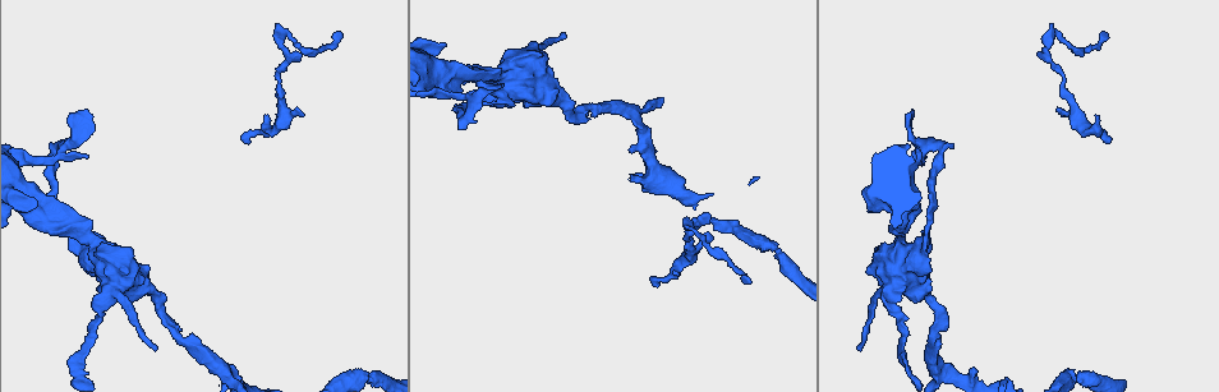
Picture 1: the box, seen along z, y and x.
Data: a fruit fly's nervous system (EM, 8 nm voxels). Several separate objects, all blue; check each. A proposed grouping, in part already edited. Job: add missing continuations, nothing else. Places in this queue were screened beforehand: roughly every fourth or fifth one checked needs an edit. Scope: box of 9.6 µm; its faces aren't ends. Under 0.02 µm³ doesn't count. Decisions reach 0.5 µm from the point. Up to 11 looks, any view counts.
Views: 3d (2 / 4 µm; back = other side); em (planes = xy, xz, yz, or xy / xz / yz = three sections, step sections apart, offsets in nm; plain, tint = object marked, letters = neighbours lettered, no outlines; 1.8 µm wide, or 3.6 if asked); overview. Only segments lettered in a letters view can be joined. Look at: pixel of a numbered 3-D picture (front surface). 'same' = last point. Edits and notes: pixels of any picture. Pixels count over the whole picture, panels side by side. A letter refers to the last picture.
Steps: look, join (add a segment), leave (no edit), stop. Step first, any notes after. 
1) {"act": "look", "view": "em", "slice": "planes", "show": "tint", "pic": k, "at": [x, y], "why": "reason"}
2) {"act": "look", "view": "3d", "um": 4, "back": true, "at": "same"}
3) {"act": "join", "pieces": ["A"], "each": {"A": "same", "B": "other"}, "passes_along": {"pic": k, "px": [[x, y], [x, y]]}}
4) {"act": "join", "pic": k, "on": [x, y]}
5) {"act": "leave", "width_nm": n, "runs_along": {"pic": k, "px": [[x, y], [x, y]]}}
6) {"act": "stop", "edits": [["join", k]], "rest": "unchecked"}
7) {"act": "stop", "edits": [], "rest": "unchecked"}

{"act": "look", "view": "em", "slice": "planes", "show": "letters", "pic": 1, "at": [657, 284]}

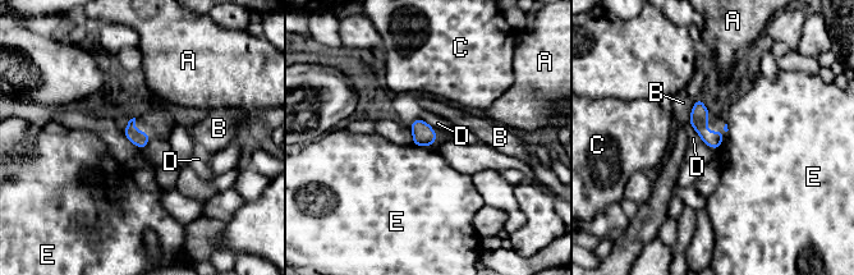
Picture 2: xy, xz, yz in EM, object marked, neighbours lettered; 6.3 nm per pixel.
{"act": "leave", "longest_contact_nm": ["B", 180], "each": {"A": "other", "B": "other", "C": "other", "D": "other", "E": "other"}, "runs_along": {"pic": 2, "px": [[698, 102], [699, 128], [716, 145]]}, "found": "none of them fits"}

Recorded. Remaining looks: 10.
{"act": "look", "view": "em", "slice": "planes", "show": "letters", "pic": 1, "at": [713, 237], "why": "branch stops here"}

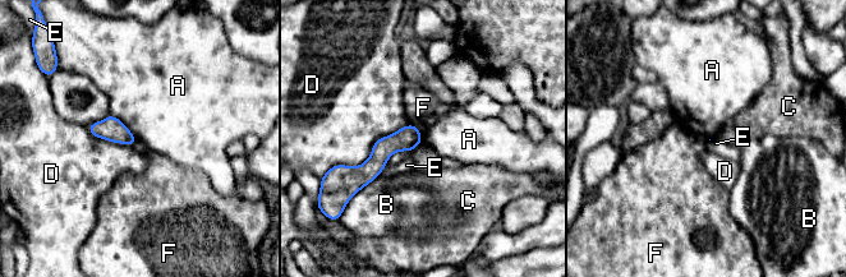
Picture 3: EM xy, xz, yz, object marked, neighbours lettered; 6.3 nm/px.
{"act": "leave", "each": {"A": "other", "B": "other", "C": "other", "D": "other", "E": "other", "F": "other"}, "border": {"pic": 3, "px": [[111, 114], [138, 139]]}, "found": "no lettered segment goes on from it"}

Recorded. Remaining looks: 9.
{"act": "look", "view": "em", "slice": "yz", "step": 8, "show": "letters", "pic": 1, "at": [227, 375], "why": "a fork"}

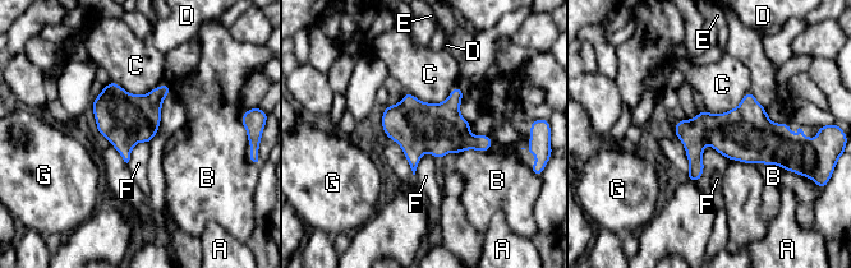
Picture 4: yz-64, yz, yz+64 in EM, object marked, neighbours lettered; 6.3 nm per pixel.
{"act": "leave", "each": {"A": "other", "B": "other", "C": "other", "D": "other", "E": "other", "F": "other", "G": "other"}, "border": {"pic": 4, "px": [[429, 152], [422, 155], [414, 174]]}, "found": "none of them fits"}

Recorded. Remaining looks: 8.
{"act": "look", "view": "em", "um": 3.6, "slice": "yz", "step": 8, "show": "plain", "pic": 1, "at": [510, 75], "why": "thick turns thin"}

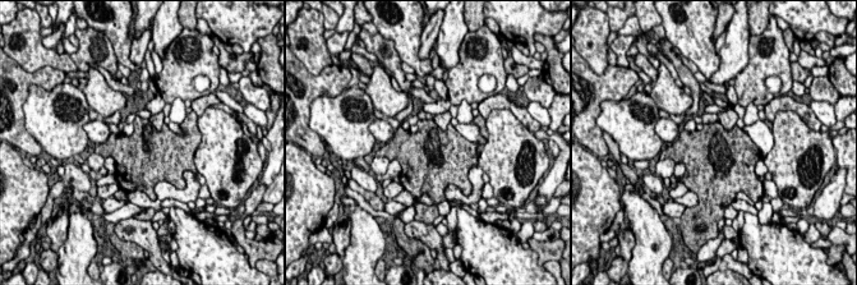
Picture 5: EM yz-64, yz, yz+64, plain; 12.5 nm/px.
{"act": "look", "view": "em", "um": 3.6, "slice": "yz", "step": 8, "show": "letters", "at": "same", "why": "see the neighbours"}

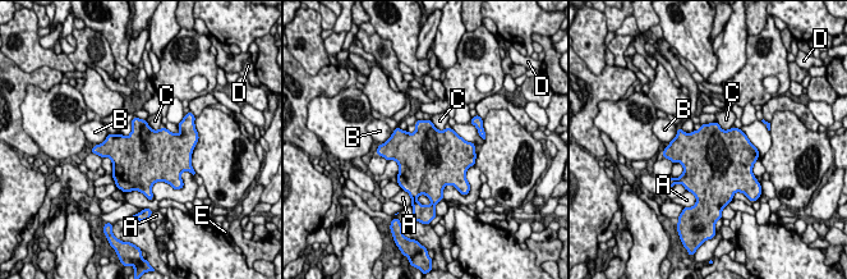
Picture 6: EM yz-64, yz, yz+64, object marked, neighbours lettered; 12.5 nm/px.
{"act": "leave", "each": {"A": "other", "B": "other", "C": "other", "D": "other", "E": "other"}, "border": {"pic": 6, "px": [[431, 119], [438, 129], [445, 129]]}, "found": "none of them fits"}

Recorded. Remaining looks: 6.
{"act": "look", "view": "em", "um": 3.6, "slice": "planes", "show": "tint", "pic": 1, "at": [370, 380], "why": "a narrow waist"}

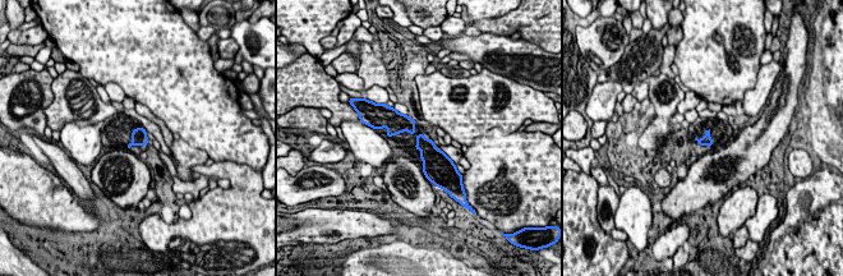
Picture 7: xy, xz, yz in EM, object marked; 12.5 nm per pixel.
{"act": "look", "view": "em", "um": 3.6, "slice": "planes", "show": "letters", "at": "same", "why": "see the neighbours"}

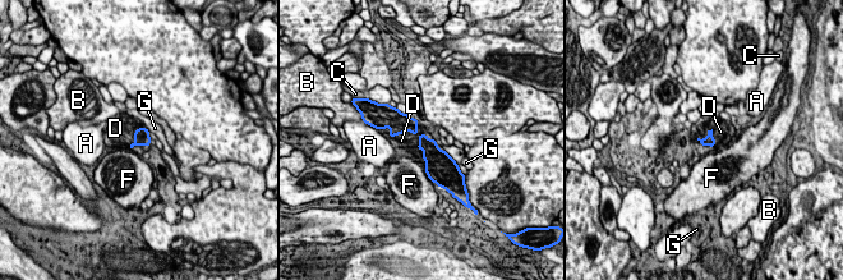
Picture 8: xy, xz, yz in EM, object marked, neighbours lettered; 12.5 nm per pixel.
{"act": "join", "pieces": ["D"], "longest_contact_nm": ["D", 700], "each": {"A": "other", "B": "other", "C": "other", "D": "same", "F": "other", "G": "other"}, "passes_along": {"pic": 8, "px": [[399, 122], [405, 131], [401, 141]]}, "found": "it goes on there"}

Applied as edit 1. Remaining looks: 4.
{"act": "stop", "edits": [["join", 8]], "rest": "unchecked"}

